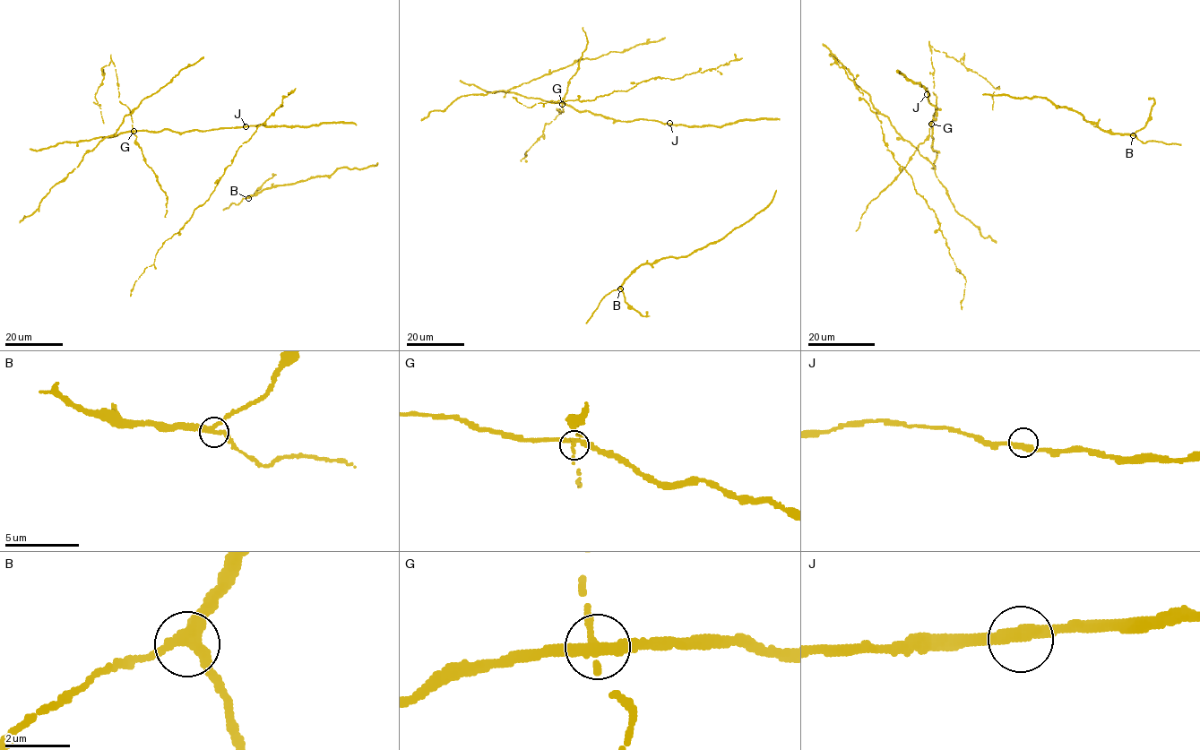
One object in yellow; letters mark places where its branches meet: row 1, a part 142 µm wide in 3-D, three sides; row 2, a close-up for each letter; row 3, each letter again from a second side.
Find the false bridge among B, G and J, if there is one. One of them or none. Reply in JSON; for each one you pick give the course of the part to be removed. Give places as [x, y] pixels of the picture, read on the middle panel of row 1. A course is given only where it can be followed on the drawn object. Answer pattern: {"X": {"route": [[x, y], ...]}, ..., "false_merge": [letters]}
{"G": {"route": [[562, 103], [564, 112], [556, 108], [561, 112], [544, 125], [543, 134], [525, 152], [523, 159], [526, 152]]}, "false_merge": ["G"]}

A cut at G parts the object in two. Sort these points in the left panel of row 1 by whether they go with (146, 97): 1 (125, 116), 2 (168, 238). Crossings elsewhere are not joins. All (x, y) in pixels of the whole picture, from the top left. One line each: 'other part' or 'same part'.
1: same part
2: same part

